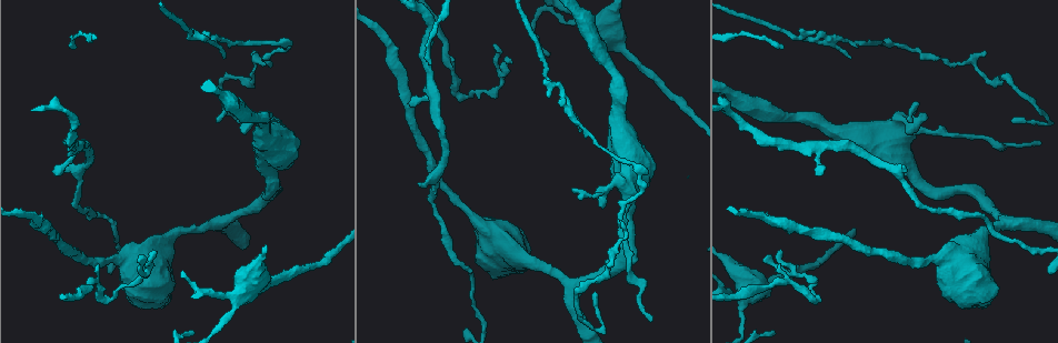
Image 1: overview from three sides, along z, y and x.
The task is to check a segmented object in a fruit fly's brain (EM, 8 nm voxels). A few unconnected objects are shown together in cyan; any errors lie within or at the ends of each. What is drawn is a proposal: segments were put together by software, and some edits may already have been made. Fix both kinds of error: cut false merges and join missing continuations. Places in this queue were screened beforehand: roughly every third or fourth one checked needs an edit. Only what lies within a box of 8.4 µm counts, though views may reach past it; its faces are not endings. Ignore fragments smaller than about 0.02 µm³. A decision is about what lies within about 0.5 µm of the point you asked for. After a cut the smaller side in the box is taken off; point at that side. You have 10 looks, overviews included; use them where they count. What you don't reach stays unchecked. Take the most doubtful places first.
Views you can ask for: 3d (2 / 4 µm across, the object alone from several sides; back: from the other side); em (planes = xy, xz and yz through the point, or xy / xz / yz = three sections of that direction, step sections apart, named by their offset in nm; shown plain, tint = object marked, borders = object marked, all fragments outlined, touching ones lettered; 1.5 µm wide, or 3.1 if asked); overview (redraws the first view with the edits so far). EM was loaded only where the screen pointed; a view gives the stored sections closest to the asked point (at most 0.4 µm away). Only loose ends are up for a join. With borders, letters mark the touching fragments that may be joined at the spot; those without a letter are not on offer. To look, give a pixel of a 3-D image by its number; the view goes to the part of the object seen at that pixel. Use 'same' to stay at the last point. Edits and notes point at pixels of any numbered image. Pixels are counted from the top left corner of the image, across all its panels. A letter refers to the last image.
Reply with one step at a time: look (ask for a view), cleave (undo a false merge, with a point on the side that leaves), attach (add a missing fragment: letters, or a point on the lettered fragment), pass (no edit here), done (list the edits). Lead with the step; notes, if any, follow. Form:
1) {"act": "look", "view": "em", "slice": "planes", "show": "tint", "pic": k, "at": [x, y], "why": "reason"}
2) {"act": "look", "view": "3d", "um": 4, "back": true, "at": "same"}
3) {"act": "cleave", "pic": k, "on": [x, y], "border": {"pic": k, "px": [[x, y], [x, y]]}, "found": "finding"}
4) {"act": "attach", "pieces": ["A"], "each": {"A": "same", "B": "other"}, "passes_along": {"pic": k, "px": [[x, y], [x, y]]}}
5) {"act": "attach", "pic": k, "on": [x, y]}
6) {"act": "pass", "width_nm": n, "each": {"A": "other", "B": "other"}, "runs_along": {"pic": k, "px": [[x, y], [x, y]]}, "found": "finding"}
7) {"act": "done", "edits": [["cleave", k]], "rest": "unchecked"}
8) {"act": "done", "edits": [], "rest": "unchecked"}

{"act": "look", "view": "3d", "um": 2, "pic": 1, "at": [912, 122]}

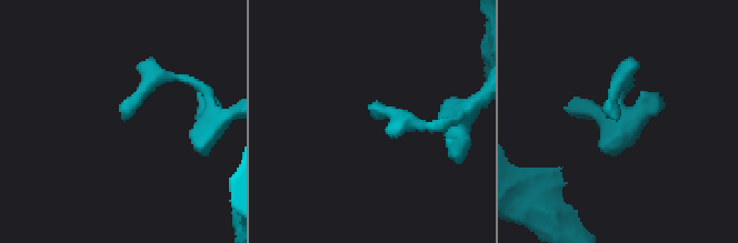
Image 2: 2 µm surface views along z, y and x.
{"act": "look", "view": "em", "slice": "xy", "step": 4, "show": "borders", "pic": 2, "at": [373, 116]}

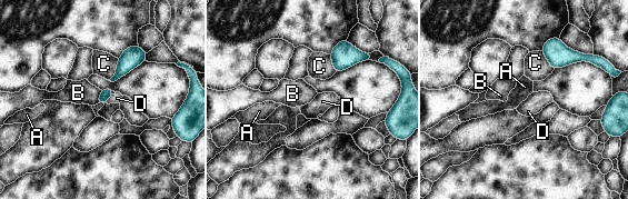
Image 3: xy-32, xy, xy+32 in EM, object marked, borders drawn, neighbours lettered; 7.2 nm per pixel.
{"act": "look", "view": "em", "slice": "planes", "show": "borders", "at": "same"}

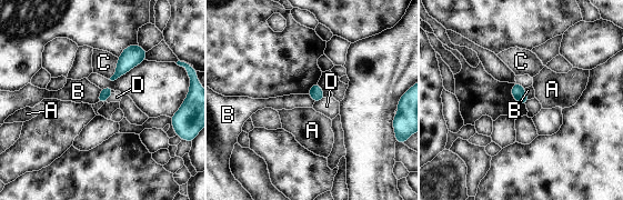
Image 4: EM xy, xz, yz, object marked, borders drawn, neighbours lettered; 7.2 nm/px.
{"act": "pass", "width_nm": 80, "longest_contact_nm": ["C", 170], "each": {"A": "other", "B": "other", "C": "other", "D": "other"}, "found": "none of them fits"}

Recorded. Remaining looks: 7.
{"act": "look", "view": "em", "slice": "planes", "show": "borders", "pic": 1, "at": [410, 104], "why": "thin end"}

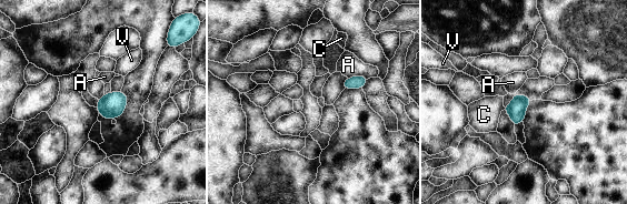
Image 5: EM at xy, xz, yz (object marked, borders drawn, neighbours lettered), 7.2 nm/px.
{"act": "pass", "longest_contact_nm": ["A", 170], "each": {"A": "other", "C": "other", "V": "other"}, "border": {"pic": 5, "px": [[347, 77], [366, 75], [369, 78]]}, "found": "no lettered fragment goes on from it"}

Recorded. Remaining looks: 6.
{"act": "look", "view": "em", "um": 3.1, "slice": "yz", "step": 8, "show": "borders", "pic": 1, "at": [1048, 271]}

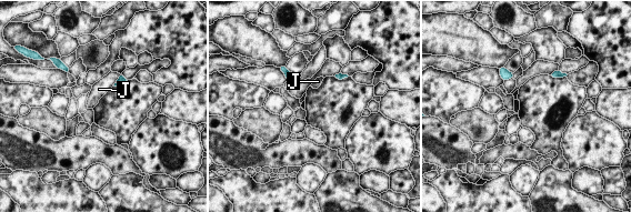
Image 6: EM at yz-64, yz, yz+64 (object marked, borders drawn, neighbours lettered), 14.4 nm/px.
{"act": "look", "view": "em", "um": 3.1, "slice": "xz", "step": 8, "show": "borders", "at": "same"}

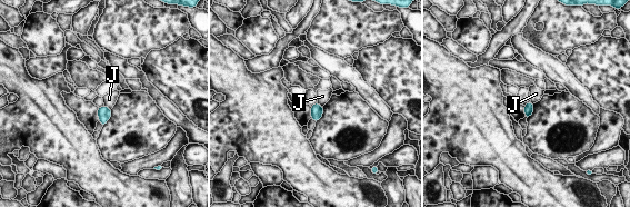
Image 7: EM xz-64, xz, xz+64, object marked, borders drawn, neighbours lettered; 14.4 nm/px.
{"act": "pass", "each": {"J": "other"}, "found": "none of them fits"}

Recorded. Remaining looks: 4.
{"act": "look", "view": "3d", "um": 2, "pic": 1, "at": [892, 44], "why": "sharp bend"}

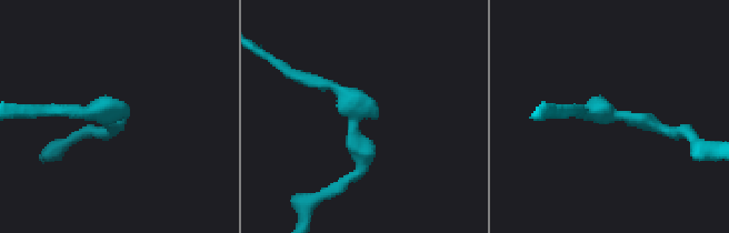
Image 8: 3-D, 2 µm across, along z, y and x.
{"act": "look", "view": "em", "slice": "planes", "show": "borders", "pic": 8, "at": [110, 112]}

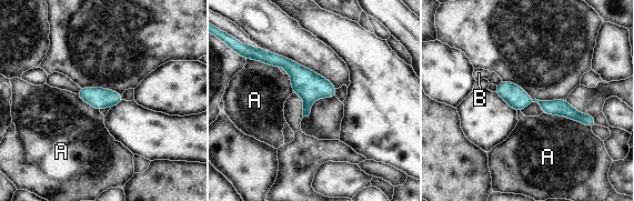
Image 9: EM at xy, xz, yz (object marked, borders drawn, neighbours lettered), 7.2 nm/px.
{"act": "pass", "longest_contact_nm": ["A", 340], "each": {"A": "other", "B": "other"}, "found": "one neuron here"}

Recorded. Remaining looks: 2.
{"act": "done", "edits": [], "rest": "unchecked"}

